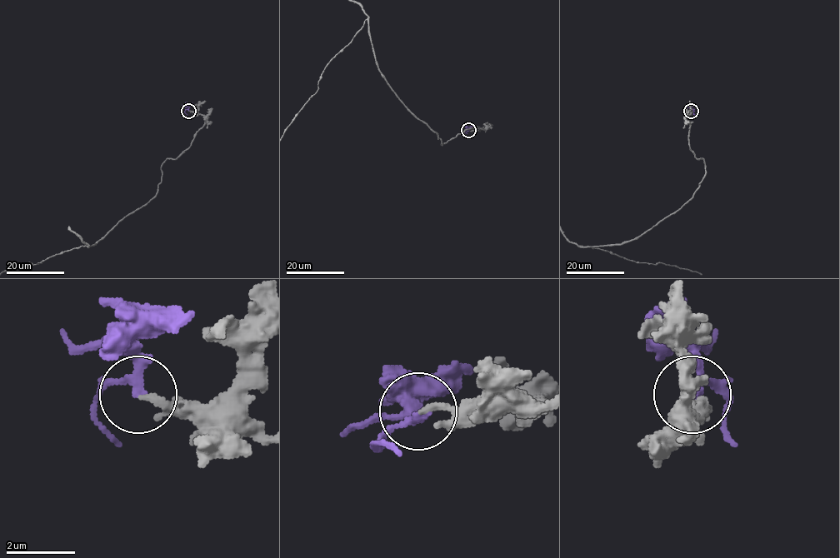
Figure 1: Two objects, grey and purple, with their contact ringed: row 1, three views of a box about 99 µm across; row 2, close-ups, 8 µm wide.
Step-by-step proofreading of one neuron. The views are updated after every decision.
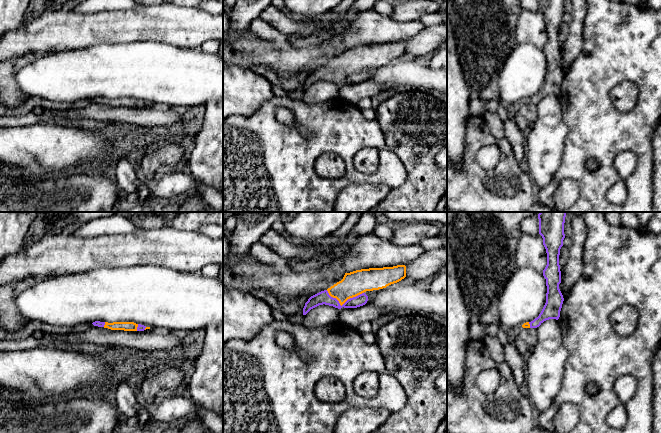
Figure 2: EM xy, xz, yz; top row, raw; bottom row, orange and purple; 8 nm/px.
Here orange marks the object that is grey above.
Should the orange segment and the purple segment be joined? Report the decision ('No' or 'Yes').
Yes

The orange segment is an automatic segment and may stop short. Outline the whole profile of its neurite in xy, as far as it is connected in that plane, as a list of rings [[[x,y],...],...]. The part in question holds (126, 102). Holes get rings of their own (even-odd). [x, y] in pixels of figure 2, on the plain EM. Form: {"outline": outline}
{"outline": [[[95,97],[92,99],[94,102],[104,103],[111,106],[124,106],[124,107],[144,107],[146,105],[150,105],[150,103],[146,103],[141,100],[136,100],[134,98],[100,98]]]}

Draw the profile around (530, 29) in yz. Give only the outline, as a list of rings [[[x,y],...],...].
[[[523,10],[515,26],[515,38],[519,44],[532,44],[543,49],[547,41],[547,29],[540,10]]]

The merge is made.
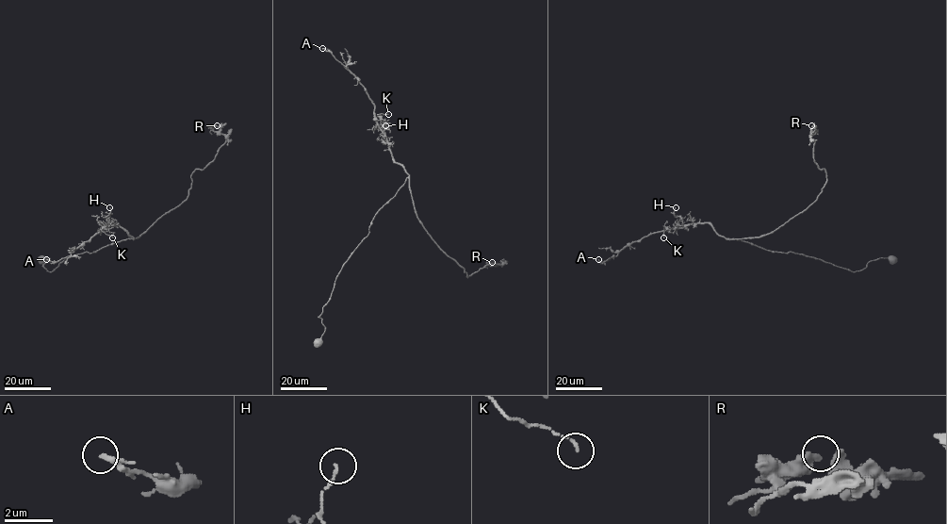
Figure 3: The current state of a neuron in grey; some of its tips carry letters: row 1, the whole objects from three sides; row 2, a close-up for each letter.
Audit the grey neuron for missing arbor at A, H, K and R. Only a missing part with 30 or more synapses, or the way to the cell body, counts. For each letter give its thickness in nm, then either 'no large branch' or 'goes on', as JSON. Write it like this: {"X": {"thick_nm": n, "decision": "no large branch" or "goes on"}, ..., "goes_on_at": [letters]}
{"A": {"thick_nm": 150, "decision": "no large branch"}, "H": {"thick_nm": 100, "decision": "no large branch"}, "K": {"thick_nm": 100, "decision": "no large branch"}, "R": {"thick_nm": 300, "decision": "no large branch"}, "goes_on_at": []}

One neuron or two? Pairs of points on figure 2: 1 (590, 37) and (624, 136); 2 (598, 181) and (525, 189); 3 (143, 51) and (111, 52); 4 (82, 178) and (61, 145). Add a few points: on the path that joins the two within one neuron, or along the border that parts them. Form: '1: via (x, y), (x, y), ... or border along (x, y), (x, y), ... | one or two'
1: via (595, 62), (595, 107), (599, 111) | one
2: border along (535, 190), (535, 198), (537, 200) | two
3: via (135, 52), (119, 52) | one
4: border along (100, 171), (81, 168), (54, 175) | two

